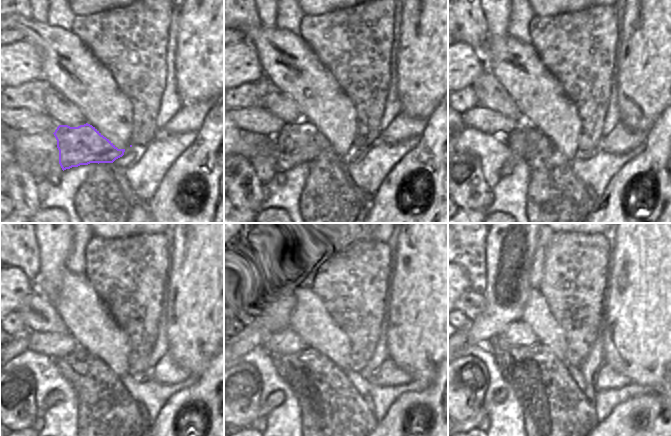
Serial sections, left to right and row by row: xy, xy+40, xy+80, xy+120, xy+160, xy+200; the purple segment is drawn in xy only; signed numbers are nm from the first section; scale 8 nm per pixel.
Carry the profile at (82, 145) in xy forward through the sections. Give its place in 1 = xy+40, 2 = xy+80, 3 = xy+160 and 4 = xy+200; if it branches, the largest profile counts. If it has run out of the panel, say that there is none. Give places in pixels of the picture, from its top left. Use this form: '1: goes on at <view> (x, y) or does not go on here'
1: goes on at xy+40 (297, 143)
2: goes on at xy+80 (507, 167)
3: goes on at xy+160 (276, 398)
4: goes on at xy+200 (472, 422)

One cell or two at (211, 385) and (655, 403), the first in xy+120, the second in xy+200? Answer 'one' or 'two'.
one

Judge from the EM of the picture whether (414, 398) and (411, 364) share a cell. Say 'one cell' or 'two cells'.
two cells

